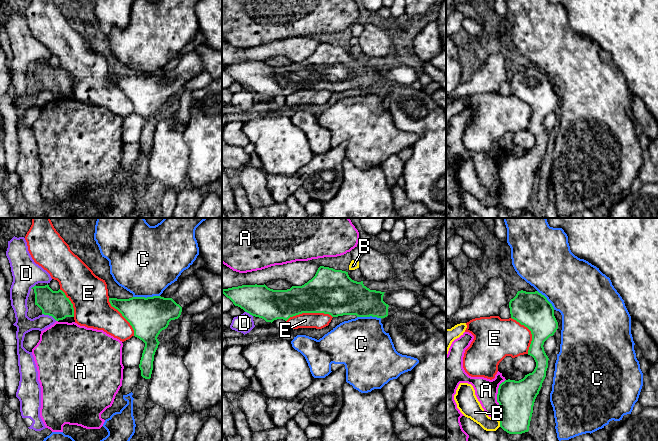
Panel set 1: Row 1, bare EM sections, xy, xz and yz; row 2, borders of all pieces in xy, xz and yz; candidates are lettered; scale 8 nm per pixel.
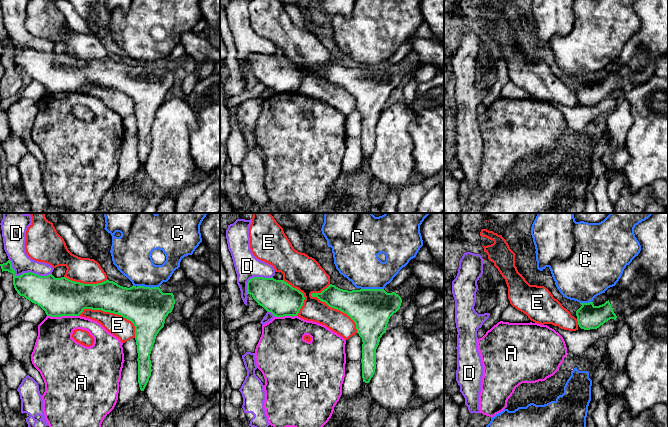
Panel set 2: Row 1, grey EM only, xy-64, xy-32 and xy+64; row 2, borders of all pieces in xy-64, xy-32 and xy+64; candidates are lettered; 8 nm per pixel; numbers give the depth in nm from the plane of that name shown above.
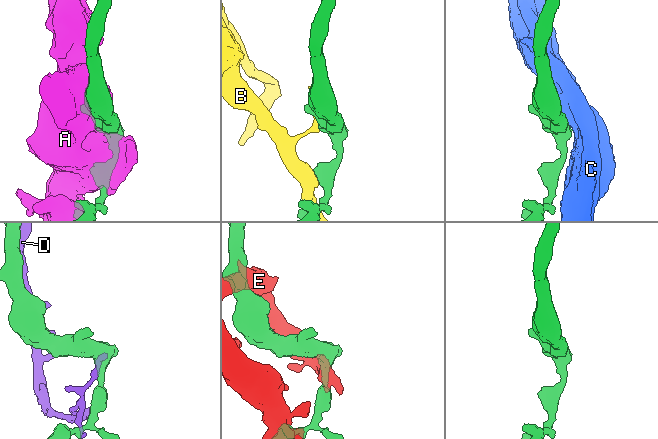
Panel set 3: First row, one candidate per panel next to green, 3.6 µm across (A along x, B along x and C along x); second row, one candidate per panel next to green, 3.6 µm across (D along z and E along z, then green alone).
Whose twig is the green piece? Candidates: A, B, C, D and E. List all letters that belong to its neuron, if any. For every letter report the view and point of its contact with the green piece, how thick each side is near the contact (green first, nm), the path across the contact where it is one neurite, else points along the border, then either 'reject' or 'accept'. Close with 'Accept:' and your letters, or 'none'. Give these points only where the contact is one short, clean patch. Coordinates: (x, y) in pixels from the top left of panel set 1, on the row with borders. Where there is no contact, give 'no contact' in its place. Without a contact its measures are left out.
A: meets green in yz at (497, 399); 280 nm thick on the green side, 190 nm on the other; reject
B: meets green in yz at (500, 423); 280 nm thick on the green side, 140 nm on the other; reject
C: meets green in xy at (147, 297); 300 nm thick on the green side, 480 nm on the other; border along xy (159, 295), (133, 297); reject
D: meets green in xy at (49, 315); 200 nm thick on the green side, 140 nm on the other; reject
E: meets green in xz at (309, 312); 360 nm thick on the green side, 130 nm on the other; reject
Accept: none

